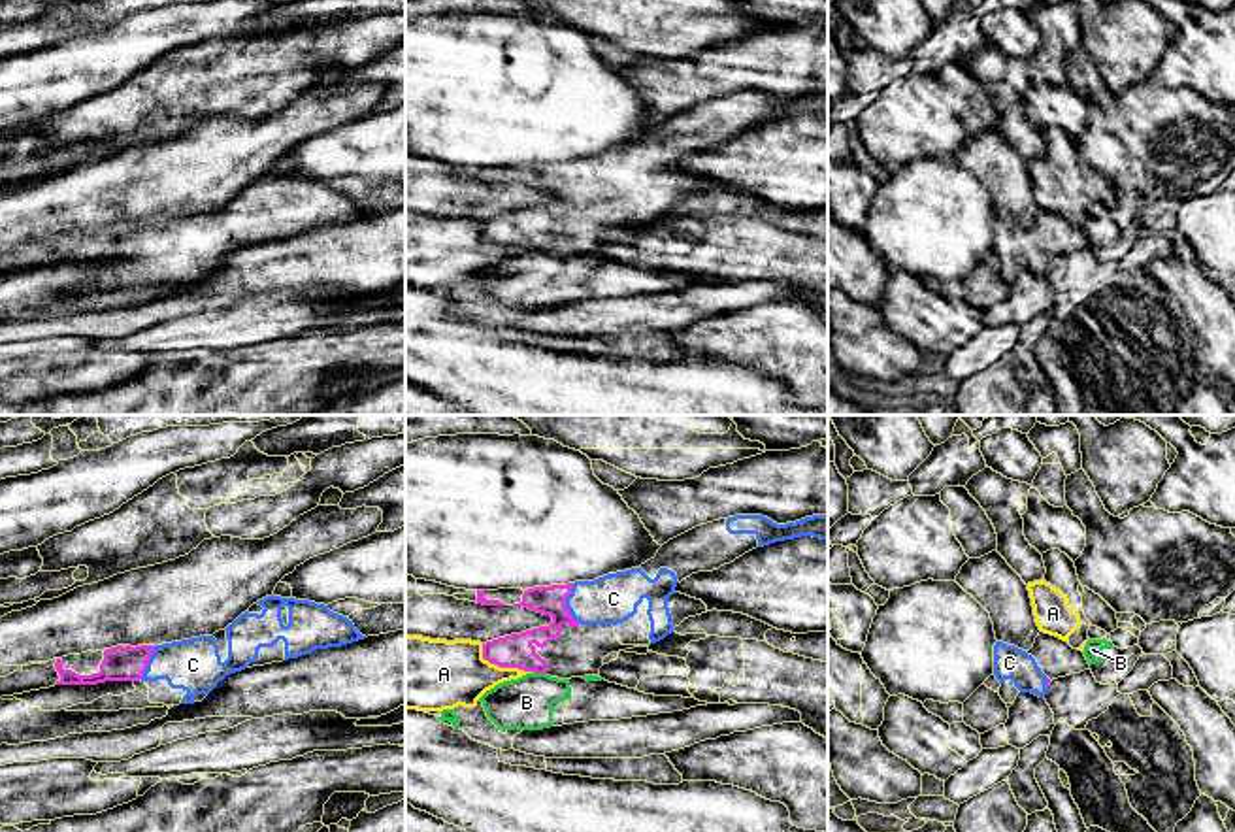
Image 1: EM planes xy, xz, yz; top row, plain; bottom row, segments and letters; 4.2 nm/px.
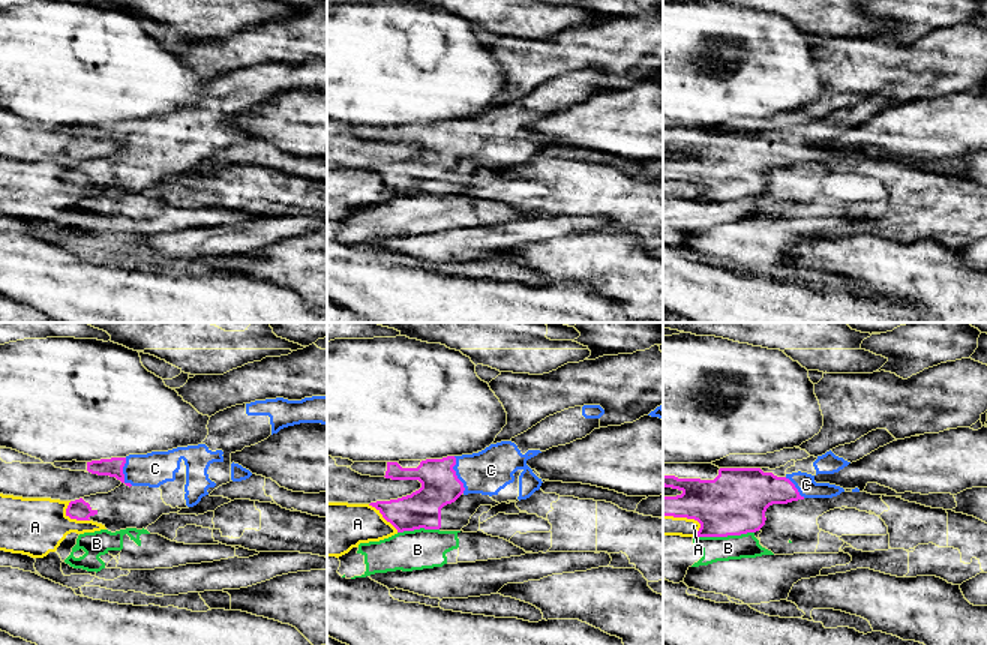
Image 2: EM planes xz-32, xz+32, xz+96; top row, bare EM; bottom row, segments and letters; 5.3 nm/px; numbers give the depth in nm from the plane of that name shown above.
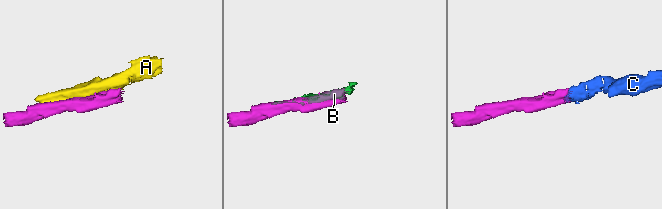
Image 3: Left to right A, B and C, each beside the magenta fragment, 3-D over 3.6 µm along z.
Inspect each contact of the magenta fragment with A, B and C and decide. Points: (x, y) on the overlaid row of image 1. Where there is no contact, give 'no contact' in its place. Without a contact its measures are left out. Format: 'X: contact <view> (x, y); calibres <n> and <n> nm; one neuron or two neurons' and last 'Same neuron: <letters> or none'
A: contact xz (500, 666); calibres 140 and 280 nm; two neurons
B: contact xz (540, 672); calibres 140 and 220 nm; two neurons
C: contact xz (564, 604); calibres 130 and 220 nm; one neuron
Same neuron: C

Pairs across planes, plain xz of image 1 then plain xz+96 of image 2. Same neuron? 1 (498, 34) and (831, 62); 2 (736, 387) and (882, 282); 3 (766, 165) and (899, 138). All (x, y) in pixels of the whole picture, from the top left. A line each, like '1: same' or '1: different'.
1: different
2: different
3: same

